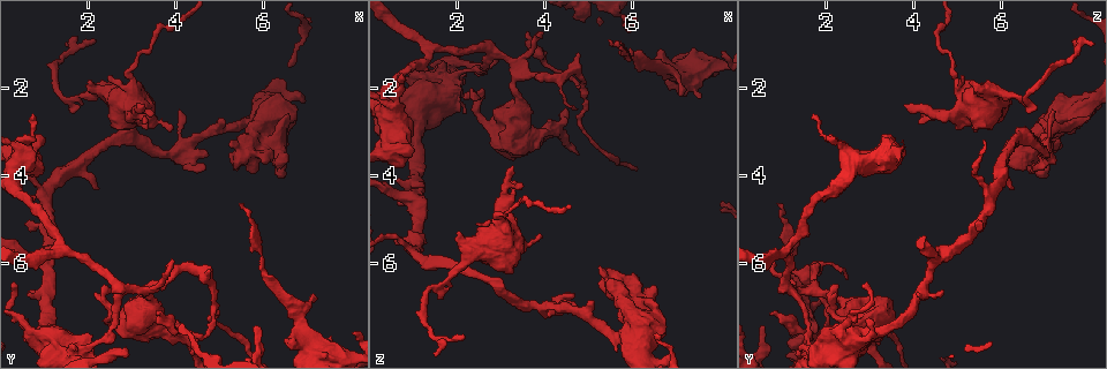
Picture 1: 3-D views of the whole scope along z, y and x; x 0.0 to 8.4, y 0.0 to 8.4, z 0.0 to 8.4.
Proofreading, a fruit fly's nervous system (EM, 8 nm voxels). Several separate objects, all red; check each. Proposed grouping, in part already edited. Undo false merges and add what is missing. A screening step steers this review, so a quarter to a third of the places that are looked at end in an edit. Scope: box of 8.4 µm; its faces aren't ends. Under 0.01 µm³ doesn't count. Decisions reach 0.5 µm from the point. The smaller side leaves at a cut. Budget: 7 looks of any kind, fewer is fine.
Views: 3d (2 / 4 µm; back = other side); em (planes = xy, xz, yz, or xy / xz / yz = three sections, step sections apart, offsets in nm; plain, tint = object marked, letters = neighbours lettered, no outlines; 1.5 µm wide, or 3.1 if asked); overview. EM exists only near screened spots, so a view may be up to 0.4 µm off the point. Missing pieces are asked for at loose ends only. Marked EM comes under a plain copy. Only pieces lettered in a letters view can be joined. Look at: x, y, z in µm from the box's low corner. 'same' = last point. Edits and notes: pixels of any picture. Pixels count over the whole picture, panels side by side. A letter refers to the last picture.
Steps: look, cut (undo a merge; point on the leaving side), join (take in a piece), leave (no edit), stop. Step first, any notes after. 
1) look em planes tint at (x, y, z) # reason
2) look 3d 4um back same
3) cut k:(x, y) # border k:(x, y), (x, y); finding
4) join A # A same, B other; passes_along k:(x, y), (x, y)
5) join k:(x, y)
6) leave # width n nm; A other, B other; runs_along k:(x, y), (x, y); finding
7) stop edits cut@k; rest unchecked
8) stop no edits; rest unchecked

look em yz step 4 tint at (0.65, 7.30, 3.00)

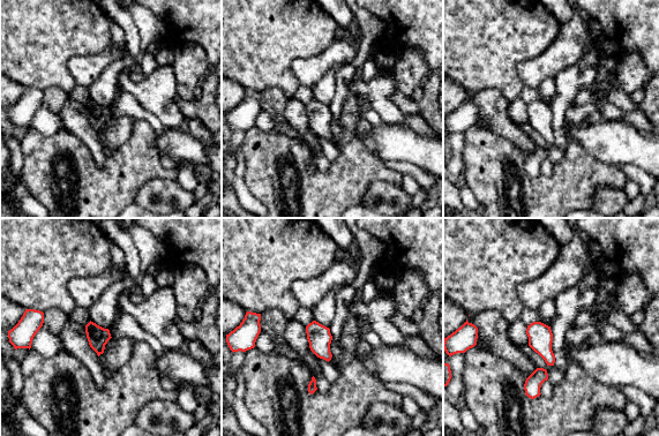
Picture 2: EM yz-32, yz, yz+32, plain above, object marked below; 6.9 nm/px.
look em planes letters same

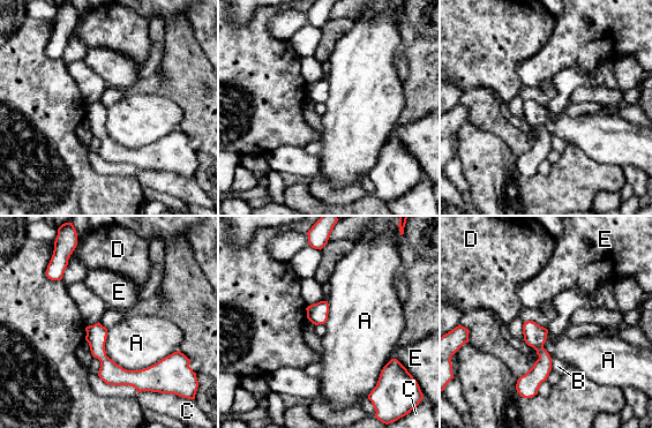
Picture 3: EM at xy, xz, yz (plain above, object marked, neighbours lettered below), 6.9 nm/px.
leave # width 140 nm; A other, B other, C other, D other, E other; no lettered piece goes on from it

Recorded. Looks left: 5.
look 3d 4um back at (5.85, 7.35, 0.55) # thin end

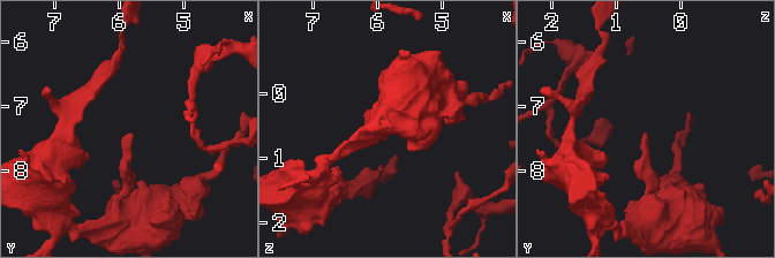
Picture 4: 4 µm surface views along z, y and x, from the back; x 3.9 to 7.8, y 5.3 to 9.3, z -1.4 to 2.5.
look em planes letters at (5.85, 7.40, 0.55)

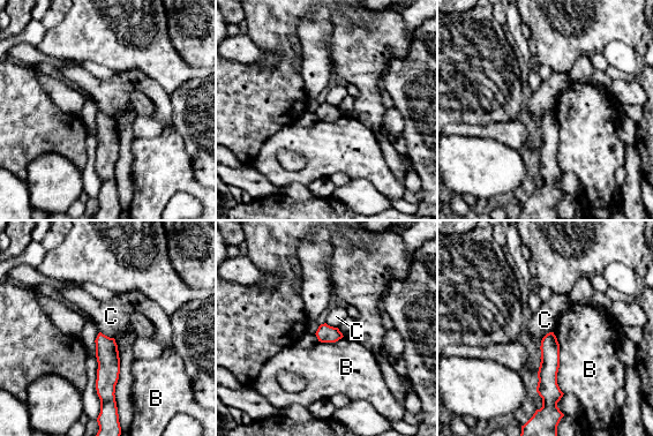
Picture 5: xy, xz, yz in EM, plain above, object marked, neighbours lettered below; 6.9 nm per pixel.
leave # B other, C other; none of them fits

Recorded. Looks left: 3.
look 3d 4um at (7.05, 6.70, 2.20) # an open end

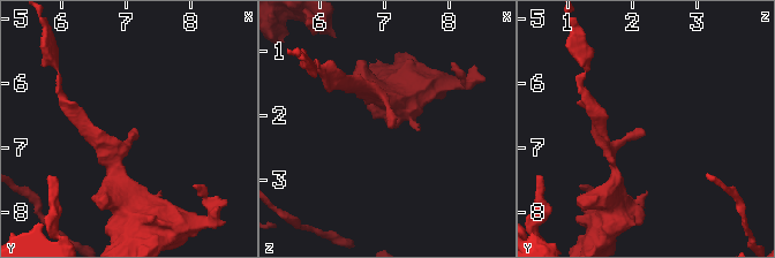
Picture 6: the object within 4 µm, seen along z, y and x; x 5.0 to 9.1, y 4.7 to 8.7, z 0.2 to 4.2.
look em yz step 8 letters at (7.05, 6.70, 2.20)

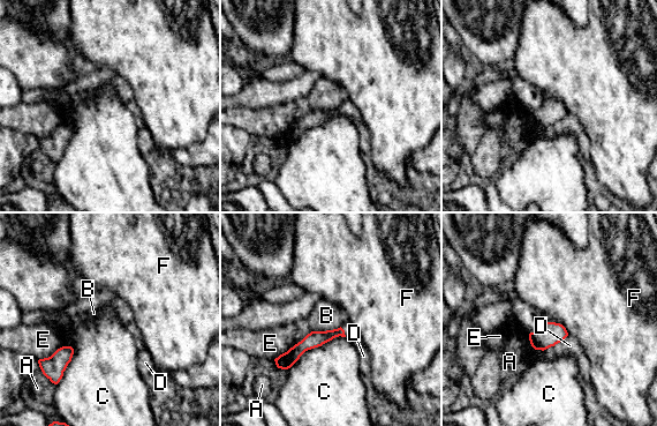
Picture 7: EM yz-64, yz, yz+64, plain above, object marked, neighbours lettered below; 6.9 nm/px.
look em planes letters same # another direction

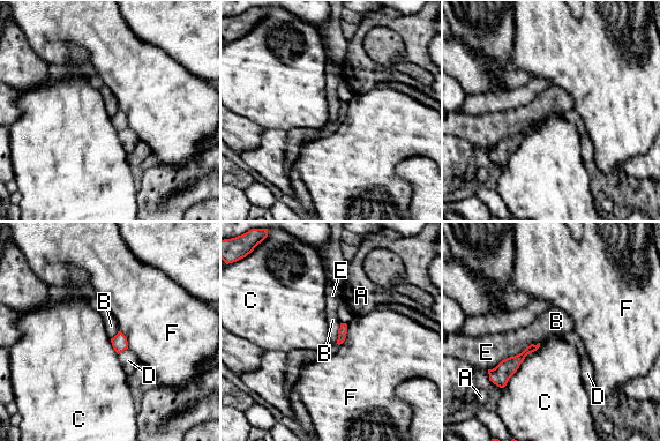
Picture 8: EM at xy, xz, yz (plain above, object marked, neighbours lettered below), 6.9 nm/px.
leave # A other, B other, C other, D other, E other, F other; no lettered piece goes on from it

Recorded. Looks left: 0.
stop no edits; rest unchecked

